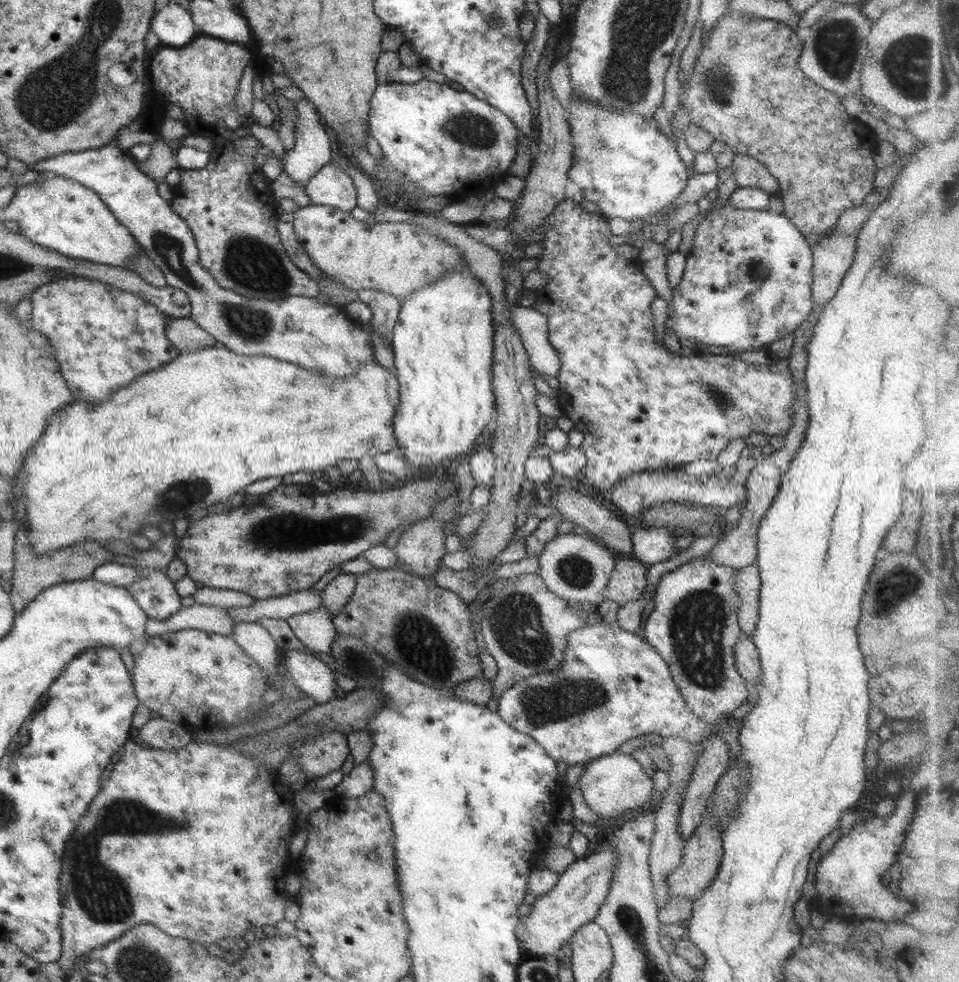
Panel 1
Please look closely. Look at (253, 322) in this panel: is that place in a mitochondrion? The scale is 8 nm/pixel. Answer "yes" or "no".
yes

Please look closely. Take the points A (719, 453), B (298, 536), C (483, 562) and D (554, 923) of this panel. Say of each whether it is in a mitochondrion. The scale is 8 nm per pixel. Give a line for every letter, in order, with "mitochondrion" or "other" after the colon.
A: other
B: mitochondrion
C: other
D: other

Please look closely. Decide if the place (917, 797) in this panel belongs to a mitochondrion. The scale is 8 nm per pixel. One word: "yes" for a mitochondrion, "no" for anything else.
no

